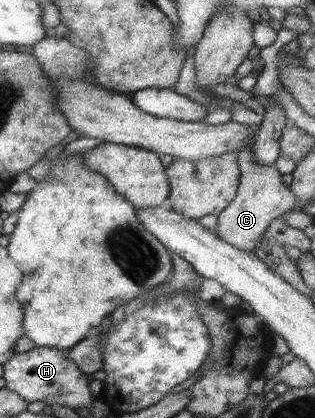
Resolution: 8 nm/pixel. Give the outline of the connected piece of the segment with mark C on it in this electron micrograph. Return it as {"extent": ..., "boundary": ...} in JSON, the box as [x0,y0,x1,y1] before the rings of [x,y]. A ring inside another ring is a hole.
{"extent":[216,140,297,251],"boundary":[[[250,140],[237,154],[241,172],[240,184],[235,199],[219,214],[216,233],[223,241],[244,250],[252,251],[260,242],[270,223],[293,210],[297,196],[284,184],[283,174],[276,165],[261,165],[254,158],[254,140]]]}

